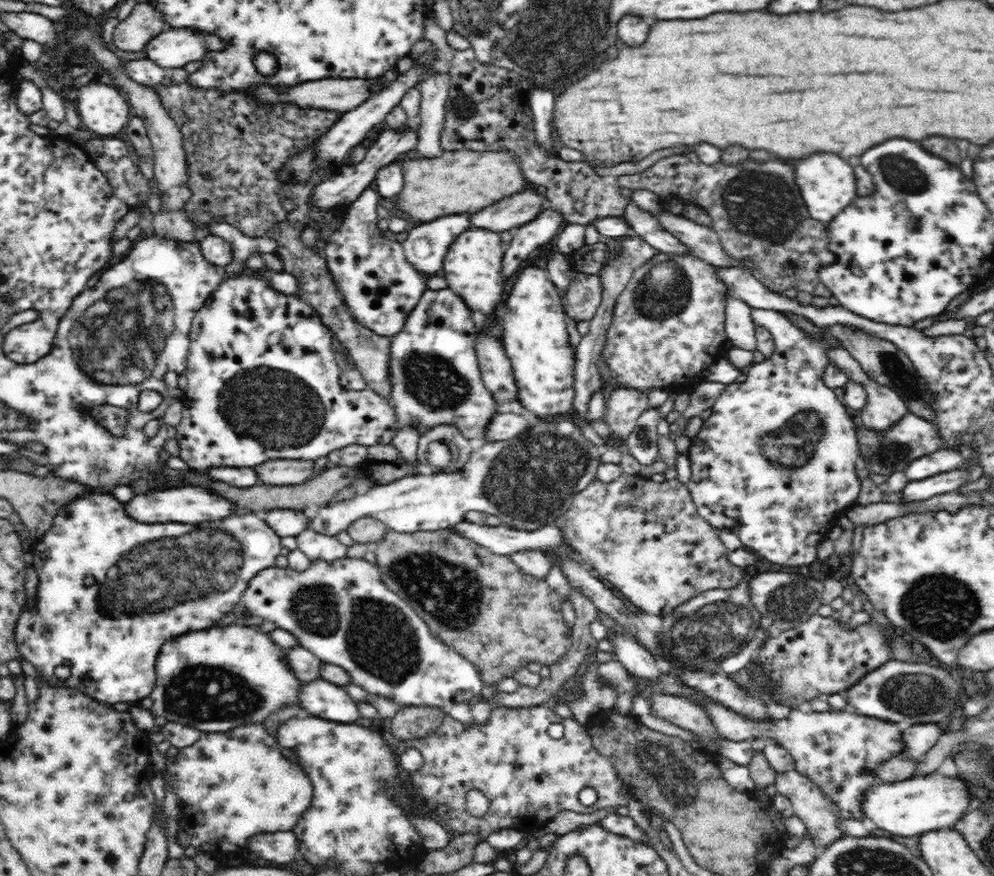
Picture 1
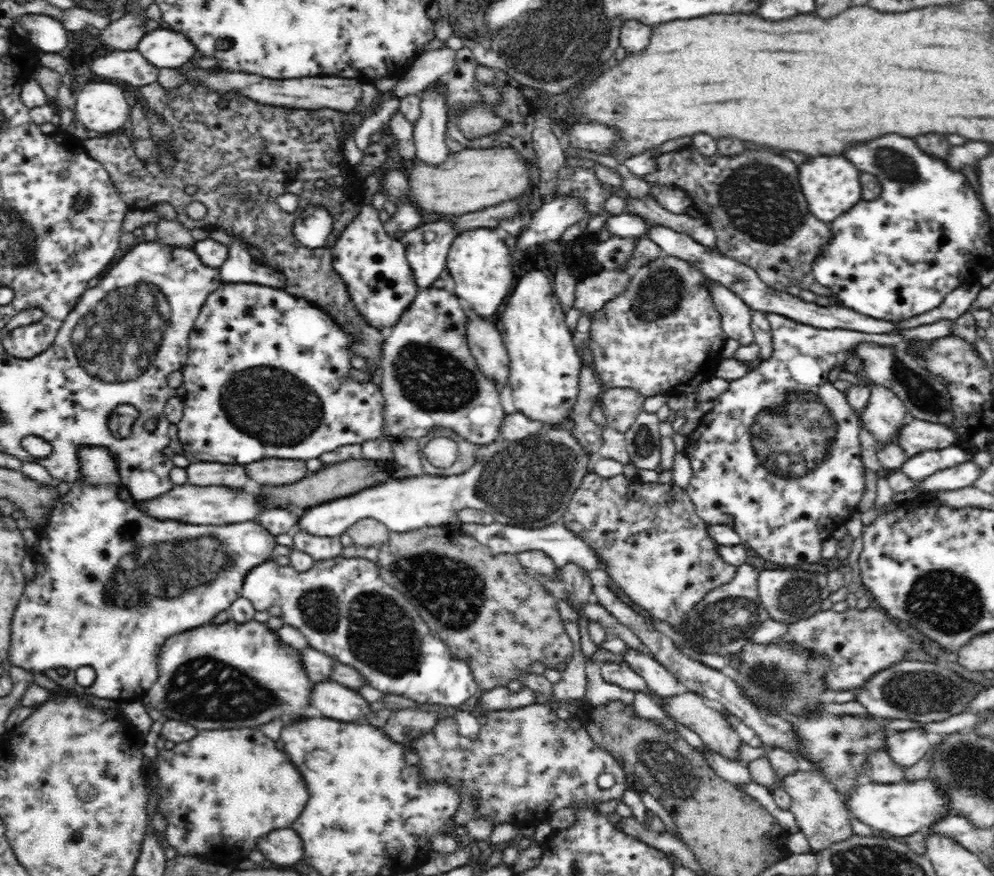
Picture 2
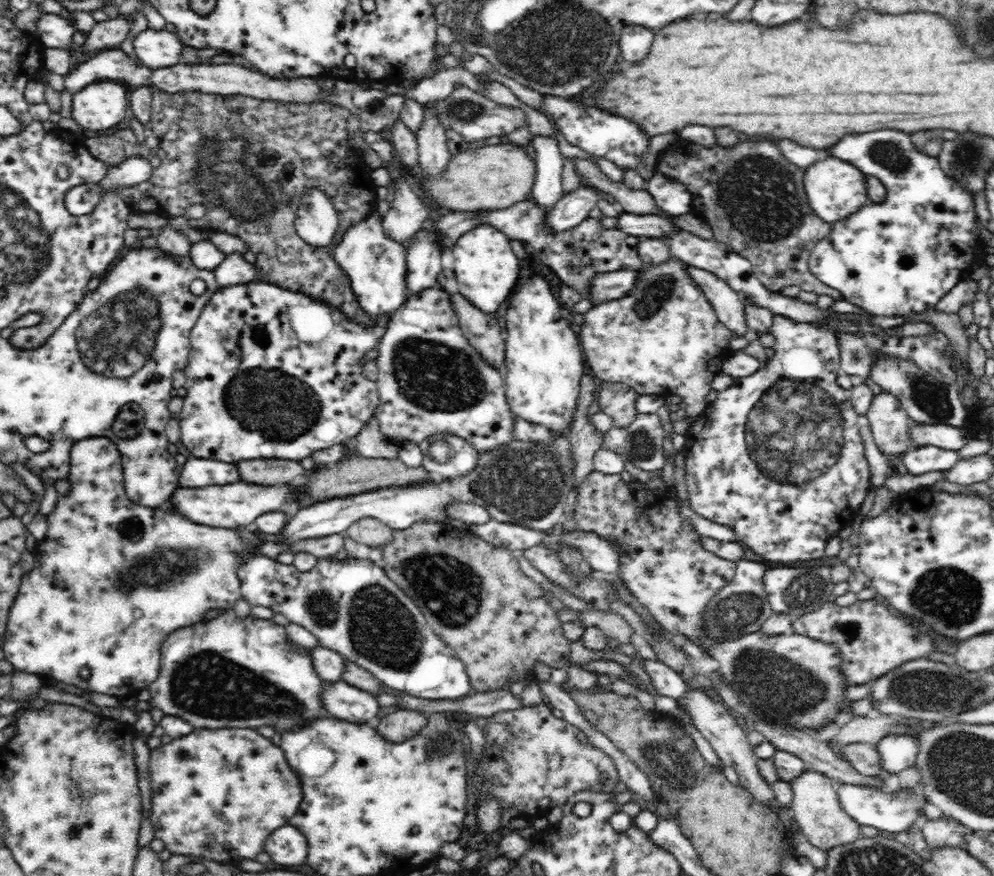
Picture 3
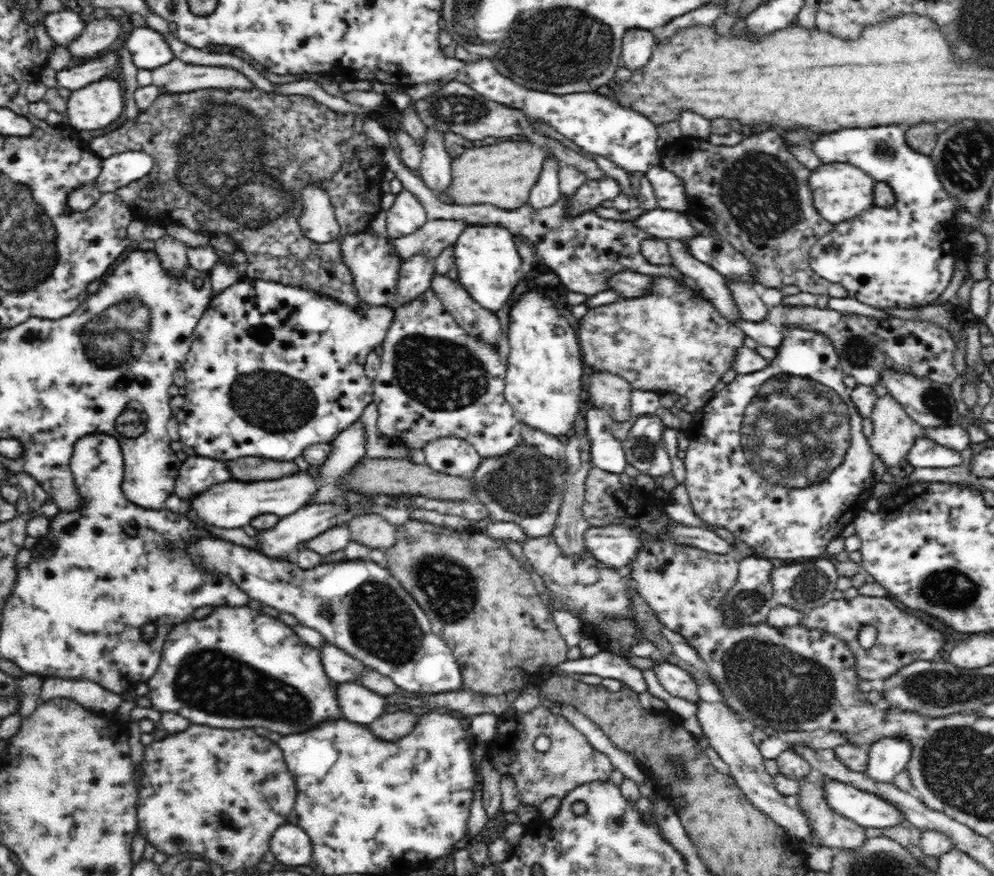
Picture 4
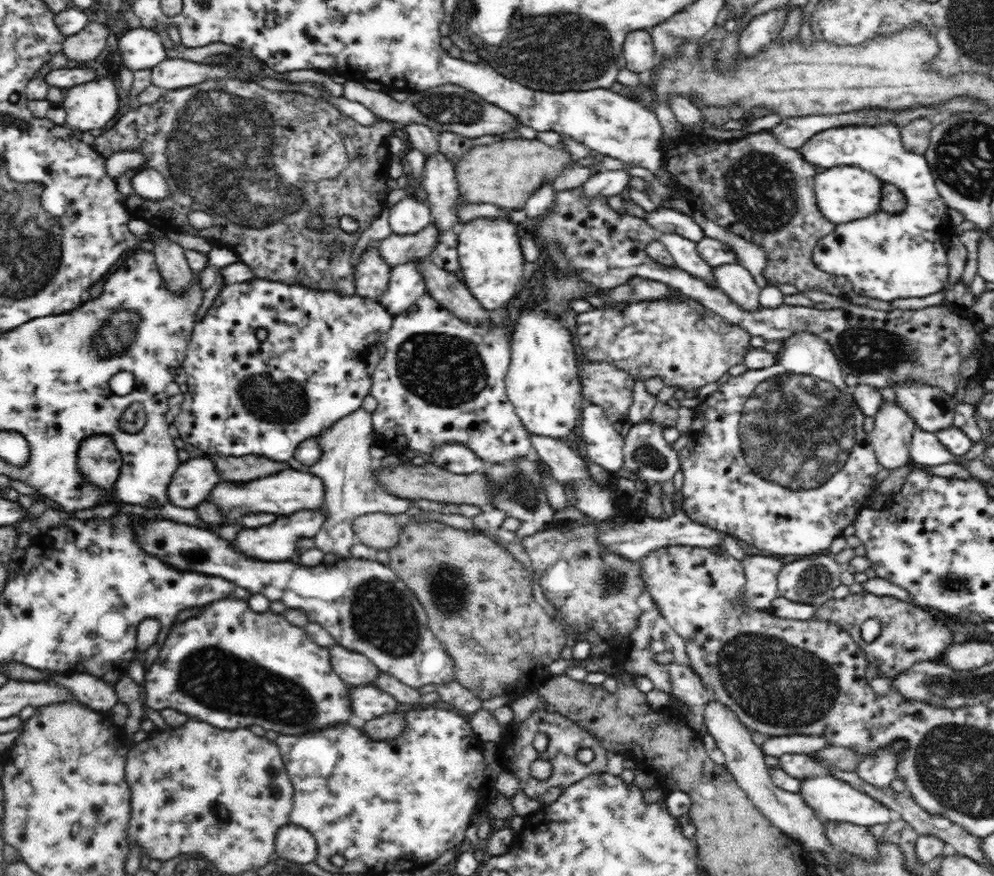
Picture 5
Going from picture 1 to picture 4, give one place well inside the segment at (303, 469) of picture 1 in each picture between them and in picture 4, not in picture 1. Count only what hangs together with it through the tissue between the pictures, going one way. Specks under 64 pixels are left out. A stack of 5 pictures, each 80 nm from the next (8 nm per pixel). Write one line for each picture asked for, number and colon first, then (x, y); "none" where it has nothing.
2: (272, 471)
3: (260, 471)
4: (248, 469)

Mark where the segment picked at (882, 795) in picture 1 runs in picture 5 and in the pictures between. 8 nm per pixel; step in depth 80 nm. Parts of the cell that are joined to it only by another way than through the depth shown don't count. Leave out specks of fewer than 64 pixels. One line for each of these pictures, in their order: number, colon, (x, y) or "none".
2: (900, 809)
3: (894, 812)
4: (866, 809)
5: (833, 800)

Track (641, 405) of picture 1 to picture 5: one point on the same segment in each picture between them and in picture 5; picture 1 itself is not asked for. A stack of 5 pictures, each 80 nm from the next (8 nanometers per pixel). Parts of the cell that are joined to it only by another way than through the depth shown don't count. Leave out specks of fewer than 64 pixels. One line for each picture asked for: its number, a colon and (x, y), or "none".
2: (621, 405)
3: (618, 400)
4: (607, 391)
5: (603, 383)

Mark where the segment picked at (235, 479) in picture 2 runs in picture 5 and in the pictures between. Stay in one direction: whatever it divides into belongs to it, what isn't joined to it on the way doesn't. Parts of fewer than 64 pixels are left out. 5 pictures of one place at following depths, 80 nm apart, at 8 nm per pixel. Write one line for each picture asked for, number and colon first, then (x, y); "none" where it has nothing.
3: (196, 472)
4: (196, 474)
5: (193, 480)

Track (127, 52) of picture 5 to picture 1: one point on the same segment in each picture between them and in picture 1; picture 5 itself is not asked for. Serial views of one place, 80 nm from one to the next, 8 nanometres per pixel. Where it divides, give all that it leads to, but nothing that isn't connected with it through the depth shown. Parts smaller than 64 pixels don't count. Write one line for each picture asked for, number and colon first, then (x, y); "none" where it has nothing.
1: (175, 48)
2: (163, 48)
3: (157, 49)
4: (149, 49)

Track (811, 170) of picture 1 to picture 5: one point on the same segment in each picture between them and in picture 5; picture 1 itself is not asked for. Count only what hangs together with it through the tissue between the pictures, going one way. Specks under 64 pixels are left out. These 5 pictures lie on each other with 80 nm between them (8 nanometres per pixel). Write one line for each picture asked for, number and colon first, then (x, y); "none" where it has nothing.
2: (831, 185)
3: (835, 189)
4: (840, 191)
5: (845, 193)

